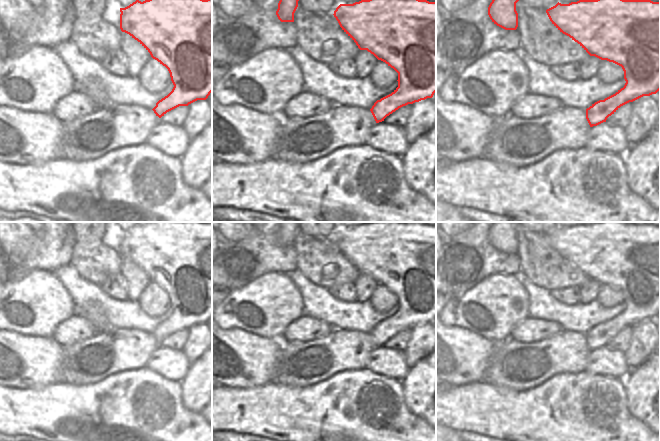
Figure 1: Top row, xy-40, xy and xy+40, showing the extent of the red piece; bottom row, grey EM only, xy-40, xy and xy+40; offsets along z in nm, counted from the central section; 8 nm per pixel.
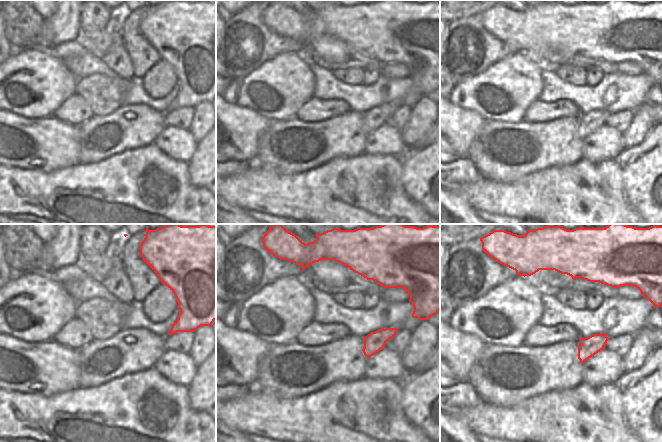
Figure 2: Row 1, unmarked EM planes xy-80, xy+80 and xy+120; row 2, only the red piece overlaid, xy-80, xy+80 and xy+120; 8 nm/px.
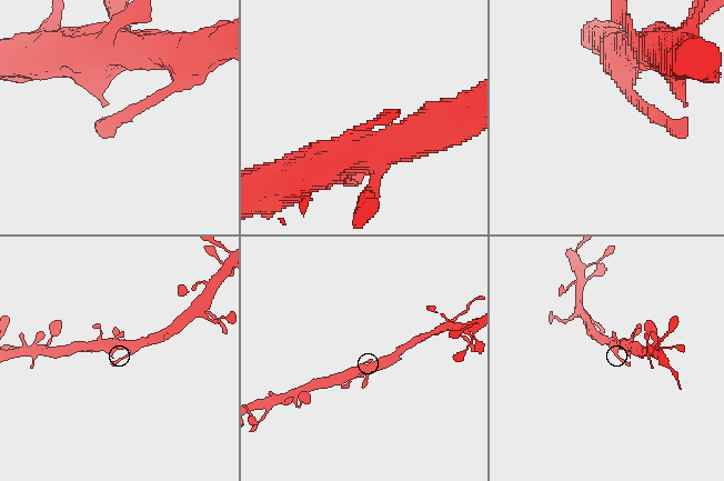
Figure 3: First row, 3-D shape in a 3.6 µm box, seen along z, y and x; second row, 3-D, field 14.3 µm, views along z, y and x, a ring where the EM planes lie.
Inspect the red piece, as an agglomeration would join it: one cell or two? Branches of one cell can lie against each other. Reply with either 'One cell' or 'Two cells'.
Two cells.

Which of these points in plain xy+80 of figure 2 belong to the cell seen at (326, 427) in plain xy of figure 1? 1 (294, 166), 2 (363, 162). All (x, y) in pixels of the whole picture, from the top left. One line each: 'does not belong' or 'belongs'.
1: does not belong
2: belongs

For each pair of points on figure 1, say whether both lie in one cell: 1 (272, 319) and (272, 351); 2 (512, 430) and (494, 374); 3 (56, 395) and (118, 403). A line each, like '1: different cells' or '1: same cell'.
1: different cells
2: different cells
3: same cell

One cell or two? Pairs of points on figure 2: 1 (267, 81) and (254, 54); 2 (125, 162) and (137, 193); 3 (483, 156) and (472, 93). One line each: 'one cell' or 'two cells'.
1: two cells
2: one cell
3: two cells

